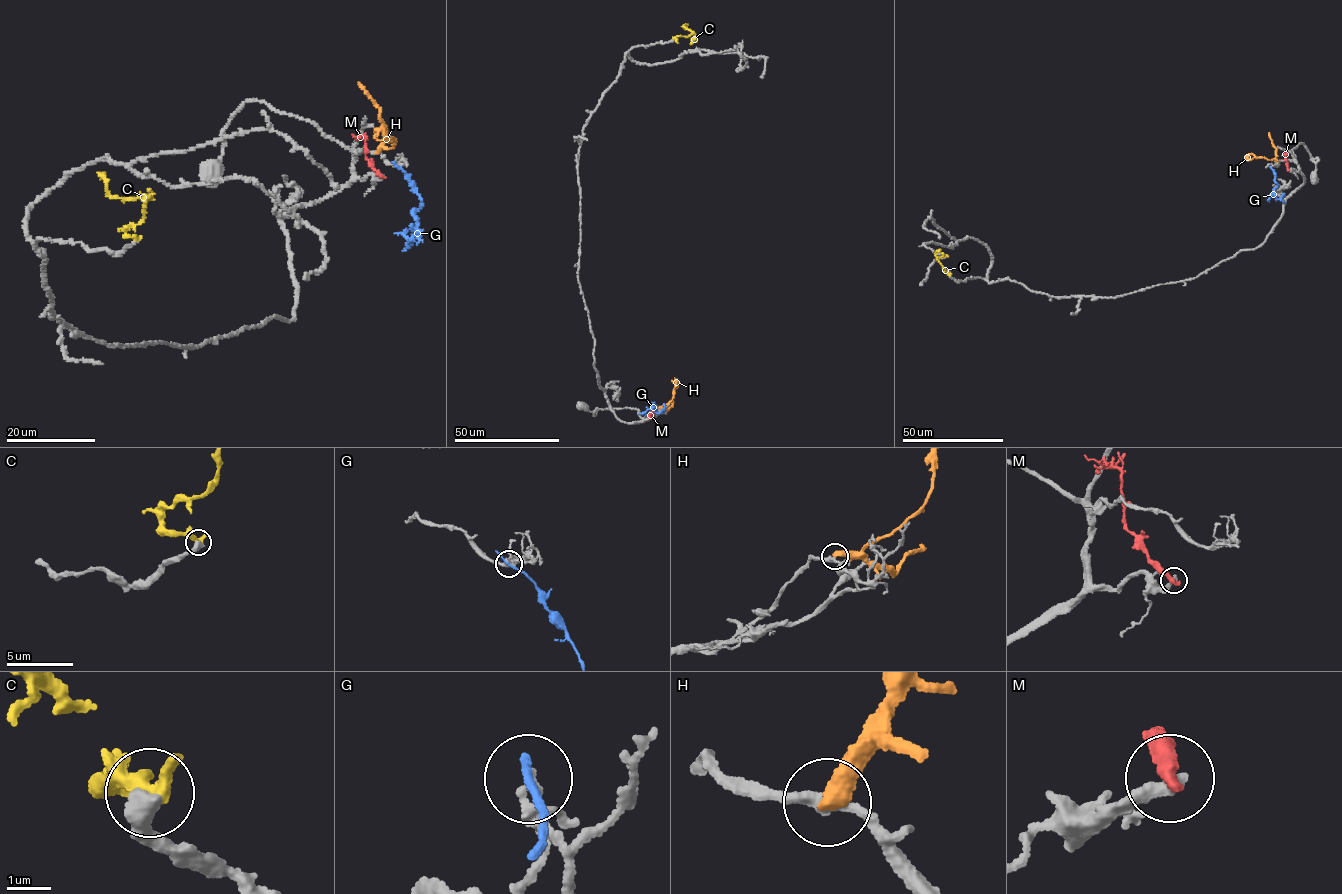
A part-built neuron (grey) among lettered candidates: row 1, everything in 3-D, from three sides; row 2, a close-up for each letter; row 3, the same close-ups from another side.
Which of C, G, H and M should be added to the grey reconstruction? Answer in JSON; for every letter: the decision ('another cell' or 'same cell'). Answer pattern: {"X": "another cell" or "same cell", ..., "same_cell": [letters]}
{"C": "another cell", "G": "another cell", "H": "another cell", "M": "another cell", "same_cell": []}

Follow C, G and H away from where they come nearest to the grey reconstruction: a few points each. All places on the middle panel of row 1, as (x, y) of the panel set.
C: (676, 41), (679, 36), (693, 33), (683, 26), (686, 25), (686, 28)
G: (663, 404), (663, 411), (658, 413), (652, 408), (640, 413)
H: (658, 407), (672, 399), (674, 388)

